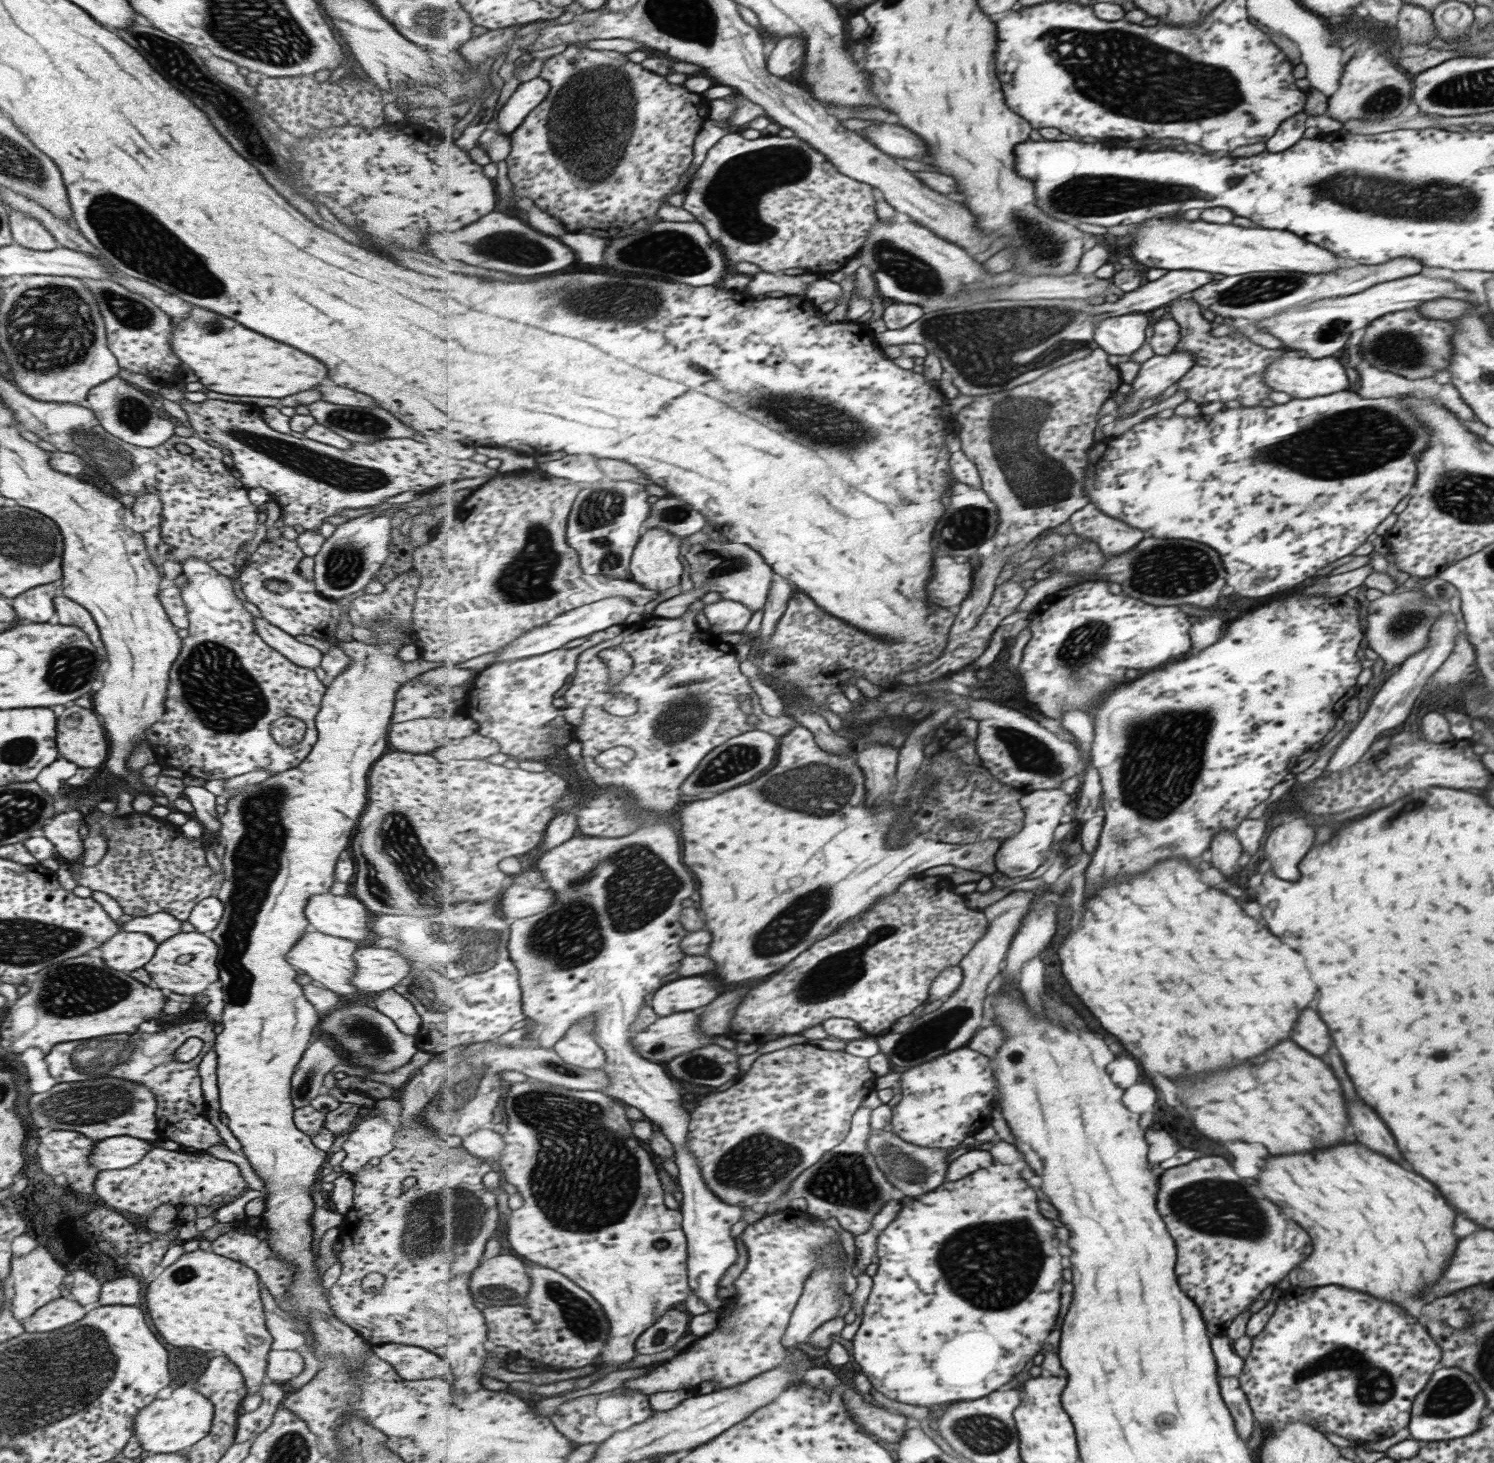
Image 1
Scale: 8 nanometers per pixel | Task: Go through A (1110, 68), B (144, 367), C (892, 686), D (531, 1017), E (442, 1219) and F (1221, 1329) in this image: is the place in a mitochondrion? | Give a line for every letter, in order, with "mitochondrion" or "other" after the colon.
A: mitochondrion
B: other
C: other
D: other
E: mitochondrion
F: other

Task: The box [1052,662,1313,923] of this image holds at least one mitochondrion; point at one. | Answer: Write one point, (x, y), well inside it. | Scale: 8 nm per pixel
(1148, 789)

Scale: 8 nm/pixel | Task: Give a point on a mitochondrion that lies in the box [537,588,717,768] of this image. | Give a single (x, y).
(680, 716)

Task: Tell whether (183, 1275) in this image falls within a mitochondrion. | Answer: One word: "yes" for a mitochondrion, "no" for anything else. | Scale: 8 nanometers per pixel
yes

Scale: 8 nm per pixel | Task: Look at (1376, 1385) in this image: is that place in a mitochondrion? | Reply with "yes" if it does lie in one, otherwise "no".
yes

